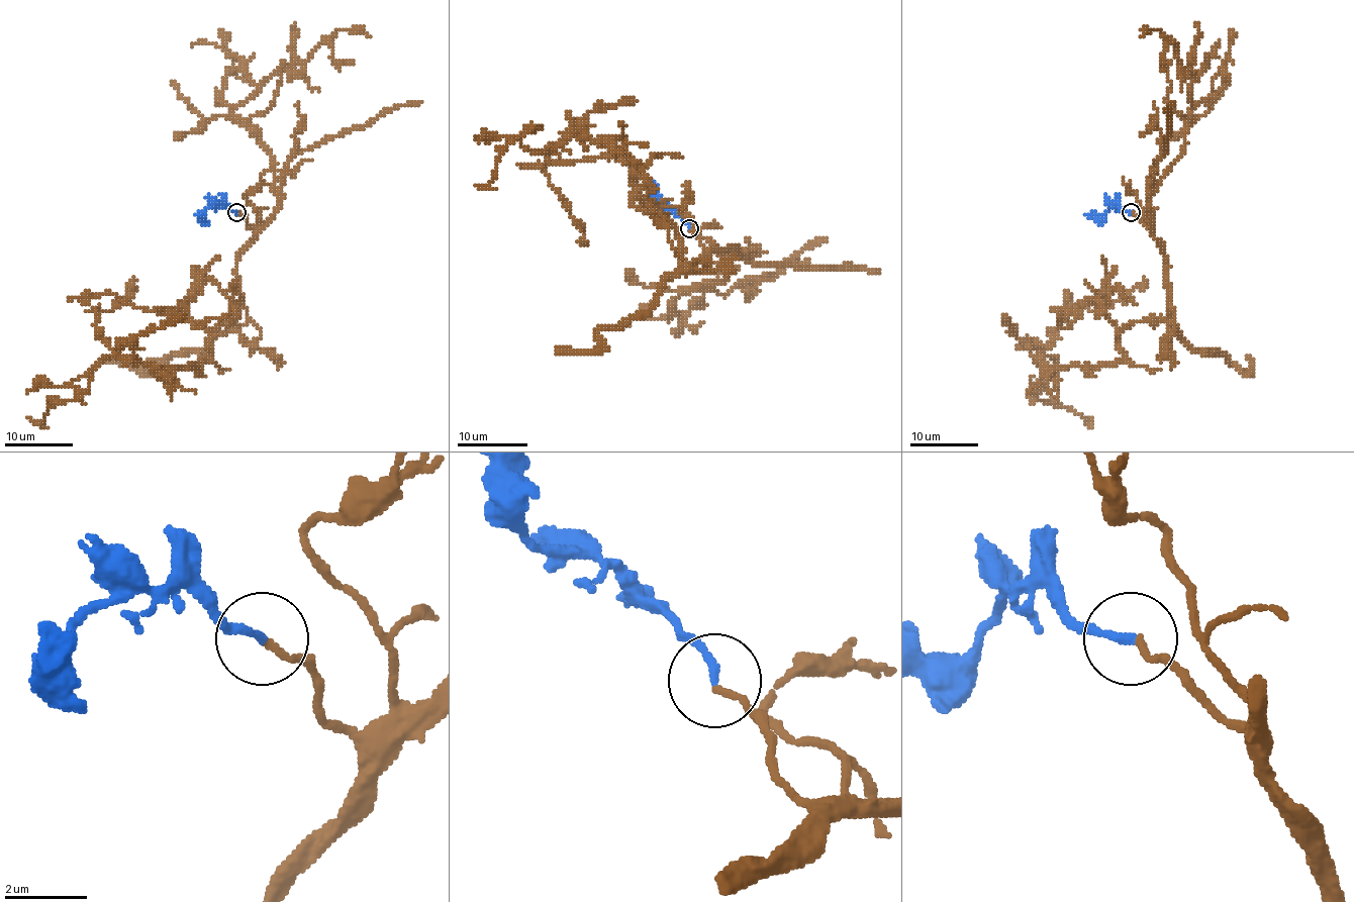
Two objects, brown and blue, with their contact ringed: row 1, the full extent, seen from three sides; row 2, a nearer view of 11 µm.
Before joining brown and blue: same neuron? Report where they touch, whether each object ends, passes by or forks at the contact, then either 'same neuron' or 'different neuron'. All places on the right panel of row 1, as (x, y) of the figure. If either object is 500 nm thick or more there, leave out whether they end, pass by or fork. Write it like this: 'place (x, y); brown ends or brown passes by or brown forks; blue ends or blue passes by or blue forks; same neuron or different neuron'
place (1131, 212); brown ends; blue ends; same neuron

